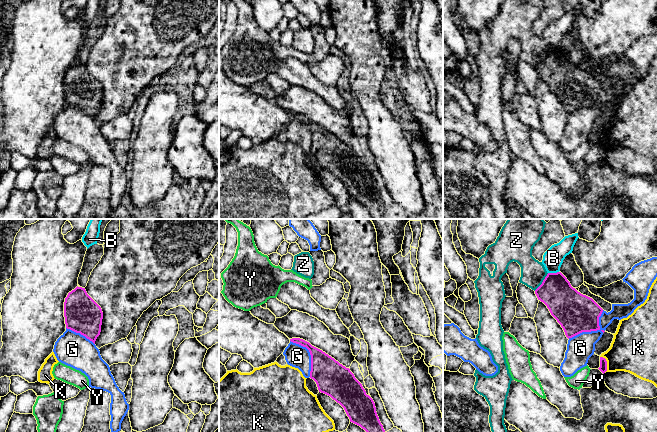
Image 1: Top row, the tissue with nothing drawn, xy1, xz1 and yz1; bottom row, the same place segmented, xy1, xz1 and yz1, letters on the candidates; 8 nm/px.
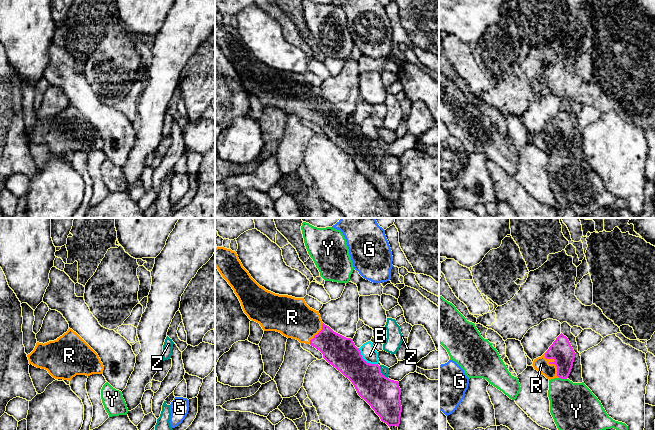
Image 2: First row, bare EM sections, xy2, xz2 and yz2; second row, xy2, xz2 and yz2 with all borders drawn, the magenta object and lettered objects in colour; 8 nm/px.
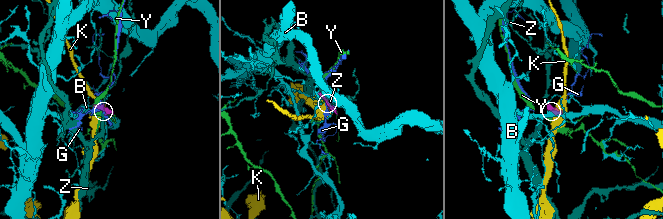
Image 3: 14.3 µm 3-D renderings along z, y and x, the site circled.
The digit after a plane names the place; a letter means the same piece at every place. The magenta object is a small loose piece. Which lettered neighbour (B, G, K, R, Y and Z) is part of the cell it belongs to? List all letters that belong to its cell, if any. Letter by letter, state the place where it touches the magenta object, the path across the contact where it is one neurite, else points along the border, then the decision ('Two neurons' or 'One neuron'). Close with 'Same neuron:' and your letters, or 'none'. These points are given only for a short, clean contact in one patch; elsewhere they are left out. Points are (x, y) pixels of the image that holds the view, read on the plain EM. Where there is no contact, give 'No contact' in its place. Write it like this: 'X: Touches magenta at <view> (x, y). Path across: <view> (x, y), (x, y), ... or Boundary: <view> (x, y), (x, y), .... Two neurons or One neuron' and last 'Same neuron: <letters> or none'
B: Touches magenta at xz2 (364, 136). Two neurons
G: Touches magenta at yz1 (592, 106). Two neurons
K: Touches magenta at yz1 (606, 139). Boundary: yz1 (600, 132), (606, 137), (606, 146), (604, 148). Two neurons
R: Touches magenta at yz2 (554, 137). Path across: yz2 (561, 127), (554, 137), (541, 140). One neuron
Y: Touches magenta at yz2 (563, 154). Two neurons
Z: Touches magenta at yz1 (542, 58). Boundary: yz1 (548, 49), (534, 66). Two neurons
Same neuron: R

